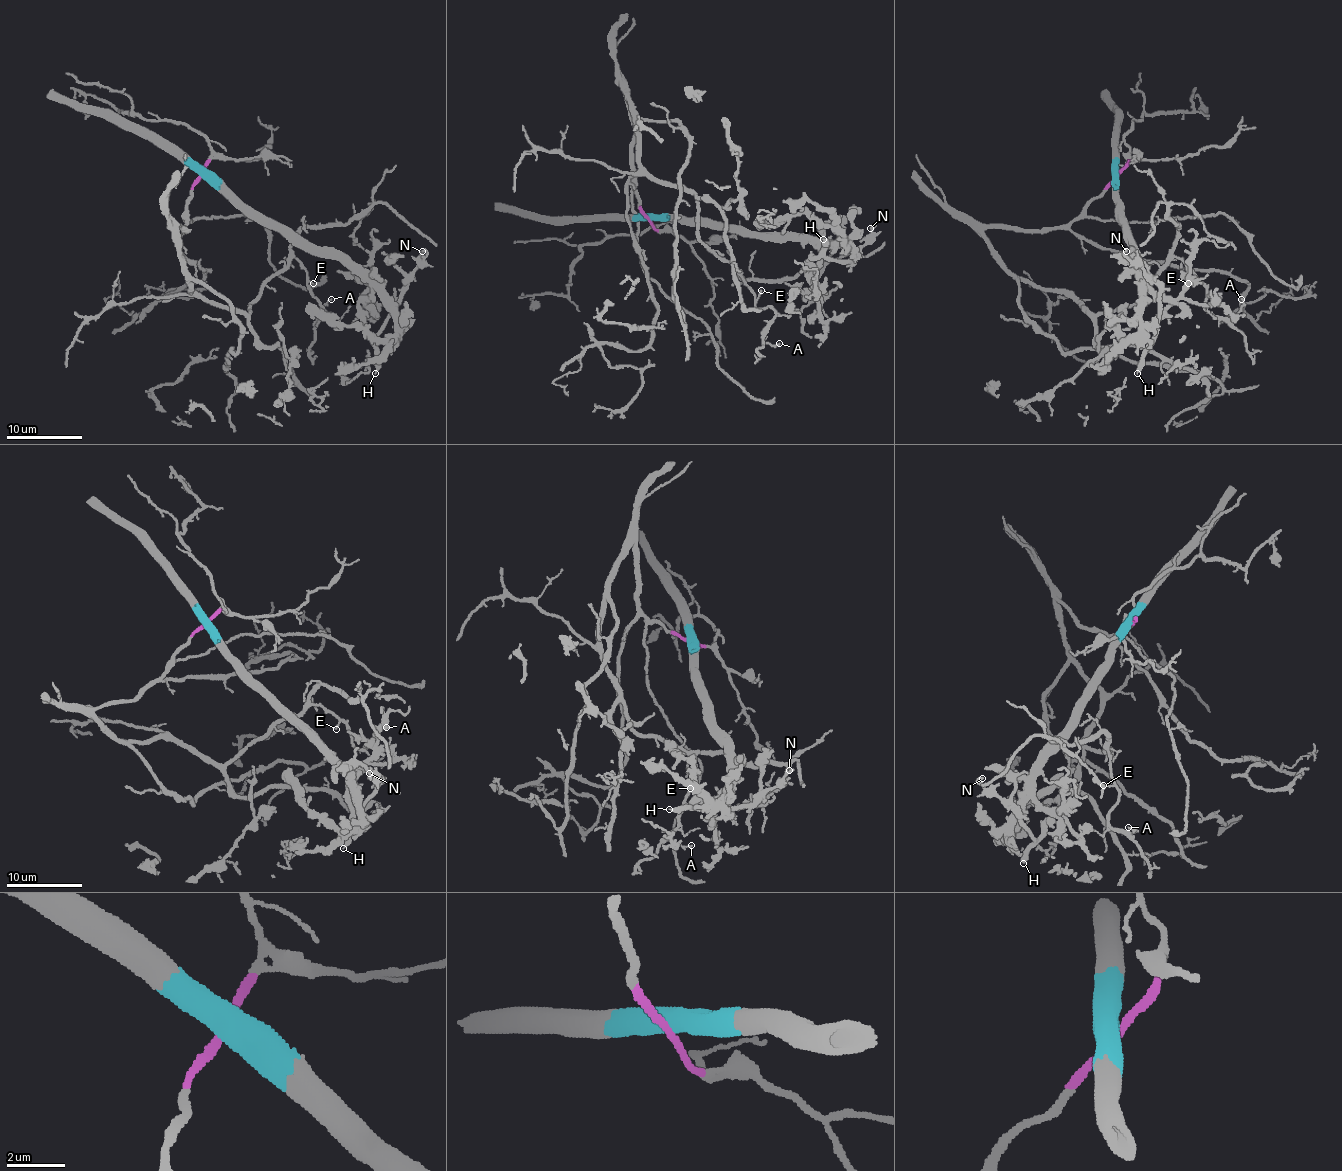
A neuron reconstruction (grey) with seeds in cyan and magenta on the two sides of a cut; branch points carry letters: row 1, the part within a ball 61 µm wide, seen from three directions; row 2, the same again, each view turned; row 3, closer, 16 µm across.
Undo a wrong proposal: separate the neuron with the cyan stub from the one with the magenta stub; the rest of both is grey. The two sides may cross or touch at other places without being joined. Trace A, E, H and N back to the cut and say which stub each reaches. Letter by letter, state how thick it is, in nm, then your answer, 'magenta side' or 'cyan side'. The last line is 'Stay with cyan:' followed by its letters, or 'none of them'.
A: 90 nm thick; magenta side
E: 100 nm thick; magenta side
H: 240 nm thick; cyan side
N: 160 nm thick; cyan side
Stay with cyan: H, N

